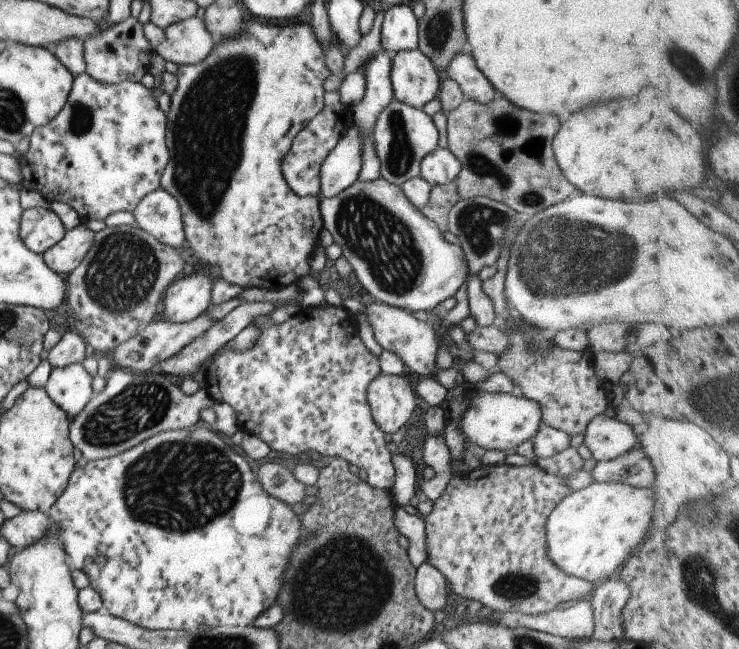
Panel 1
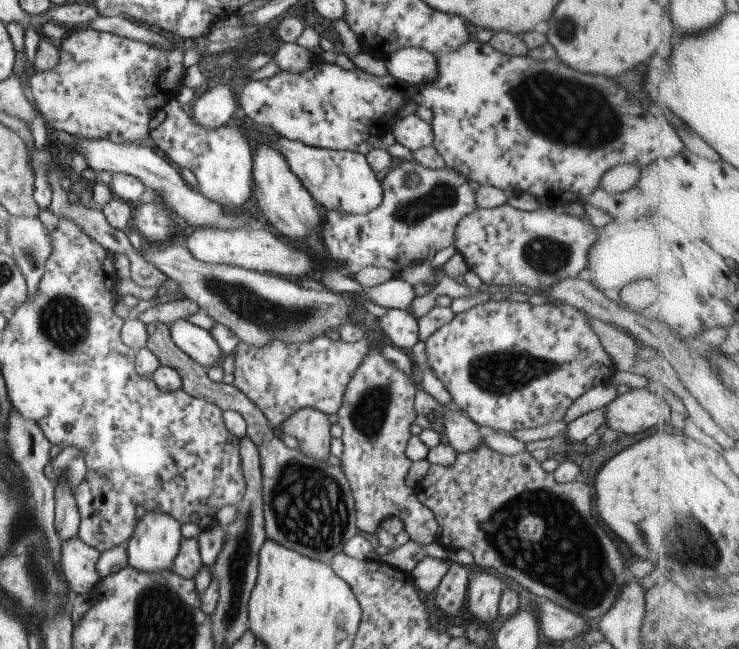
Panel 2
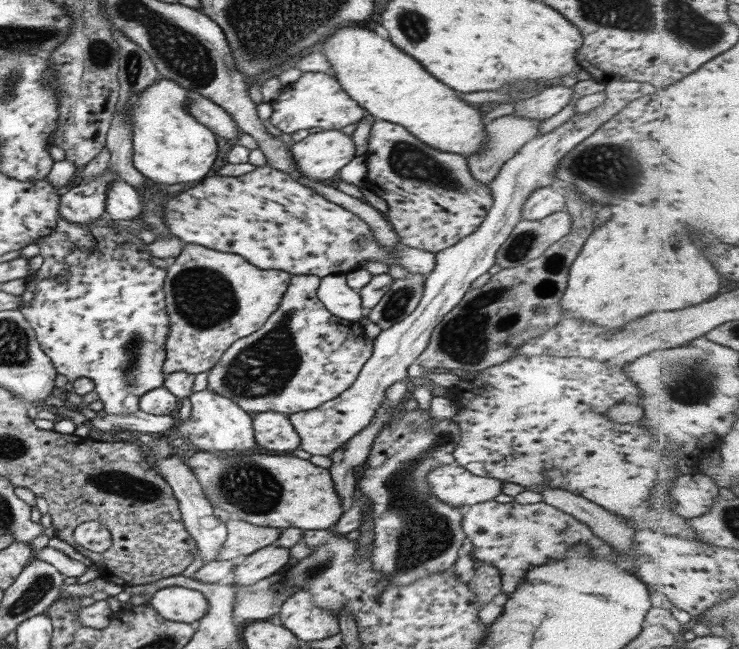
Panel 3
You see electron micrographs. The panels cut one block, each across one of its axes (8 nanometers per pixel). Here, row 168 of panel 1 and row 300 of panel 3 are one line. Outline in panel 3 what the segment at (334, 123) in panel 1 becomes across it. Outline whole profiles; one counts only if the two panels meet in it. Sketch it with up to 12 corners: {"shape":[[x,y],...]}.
{"shape":[[292,275],[207,388],[251,414],[309,411],[372,356],[359,321]]}

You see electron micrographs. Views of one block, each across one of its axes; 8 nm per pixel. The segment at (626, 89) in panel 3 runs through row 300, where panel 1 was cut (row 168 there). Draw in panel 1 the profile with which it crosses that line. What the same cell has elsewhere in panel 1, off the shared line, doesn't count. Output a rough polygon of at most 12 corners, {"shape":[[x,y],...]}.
{"shape":[[438,146],[422,157],[420,176],[434,190],[454,182],[461,162]]}

